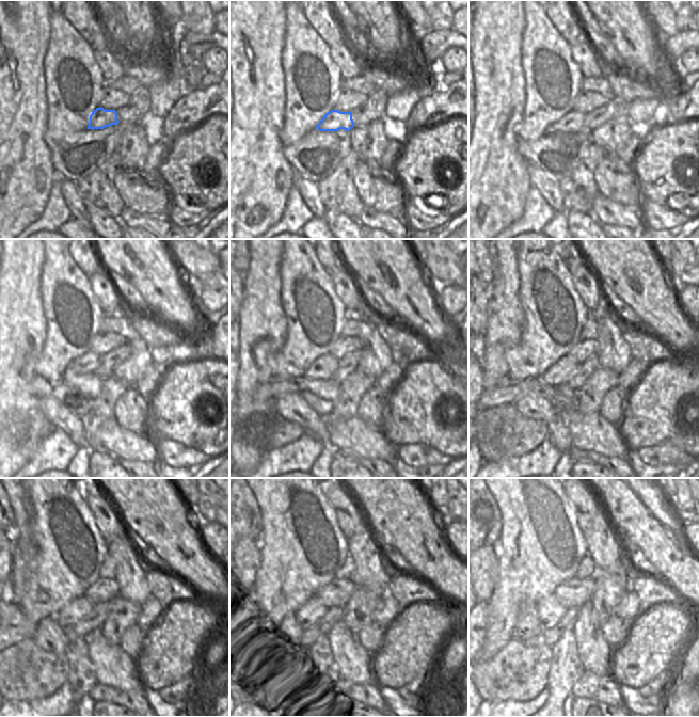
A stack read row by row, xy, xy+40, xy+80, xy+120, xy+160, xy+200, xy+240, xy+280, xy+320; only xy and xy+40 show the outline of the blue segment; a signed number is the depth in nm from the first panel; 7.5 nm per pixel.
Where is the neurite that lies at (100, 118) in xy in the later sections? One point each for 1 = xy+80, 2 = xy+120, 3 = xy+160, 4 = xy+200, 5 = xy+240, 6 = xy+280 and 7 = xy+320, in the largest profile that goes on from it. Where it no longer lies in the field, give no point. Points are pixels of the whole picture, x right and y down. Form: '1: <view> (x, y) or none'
1: xy+80 (572, 122)
2: xy+120 (89, 362)
3: xy+160 (322, 367)
4: xy+200 (557, 373)
5: xy+240 (74, 610)
6: xy+280 (306, 615)
7: xy+320 (550, 610)

